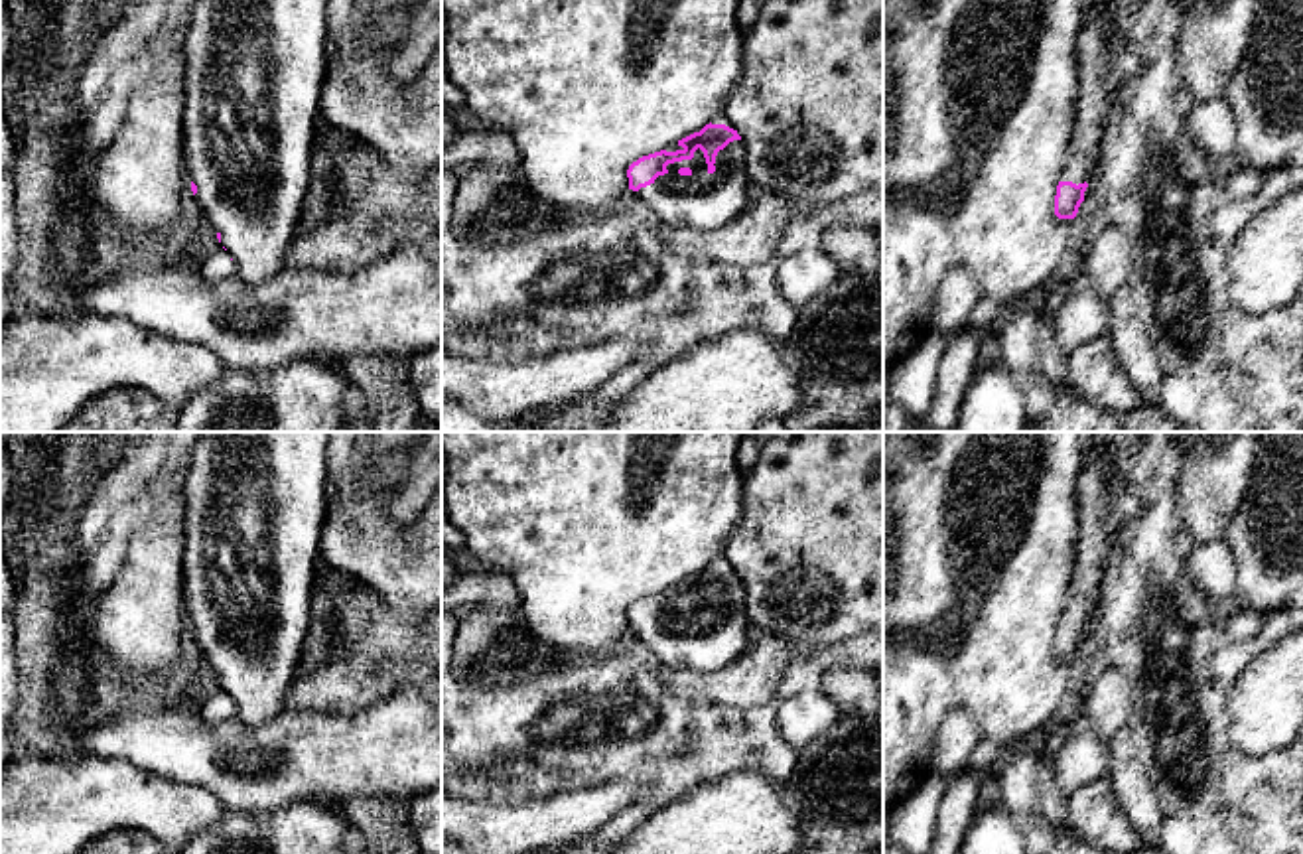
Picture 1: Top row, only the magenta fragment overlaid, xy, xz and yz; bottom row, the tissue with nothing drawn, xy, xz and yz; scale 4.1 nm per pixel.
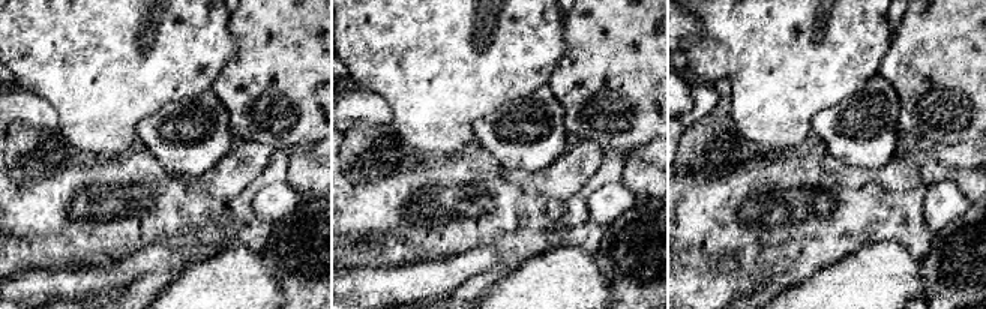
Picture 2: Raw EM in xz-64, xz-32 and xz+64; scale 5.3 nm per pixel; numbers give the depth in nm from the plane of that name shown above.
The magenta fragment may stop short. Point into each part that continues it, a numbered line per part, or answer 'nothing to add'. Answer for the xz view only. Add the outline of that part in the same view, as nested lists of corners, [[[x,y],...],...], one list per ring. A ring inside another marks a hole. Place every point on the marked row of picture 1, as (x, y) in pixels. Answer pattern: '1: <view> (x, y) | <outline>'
1: xz (702, 202) | [[[733,140],[718,152],[716,172],[710,174],[698,148],[692,160],[668,164],[664,176],[637,193],[668,227],[718,231],[745,211],[749,187],[745,160],[745,144]]]

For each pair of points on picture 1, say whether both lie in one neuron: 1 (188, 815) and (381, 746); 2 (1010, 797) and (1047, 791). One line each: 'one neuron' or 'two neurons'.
1: two neurons
2: two neurons

